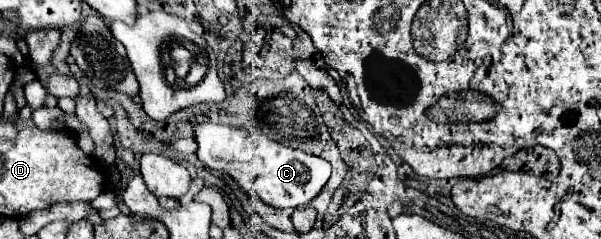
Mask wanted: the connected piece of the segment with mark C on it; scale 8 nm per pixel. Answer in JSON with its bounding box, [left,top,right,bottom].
[195,123,331,209]

